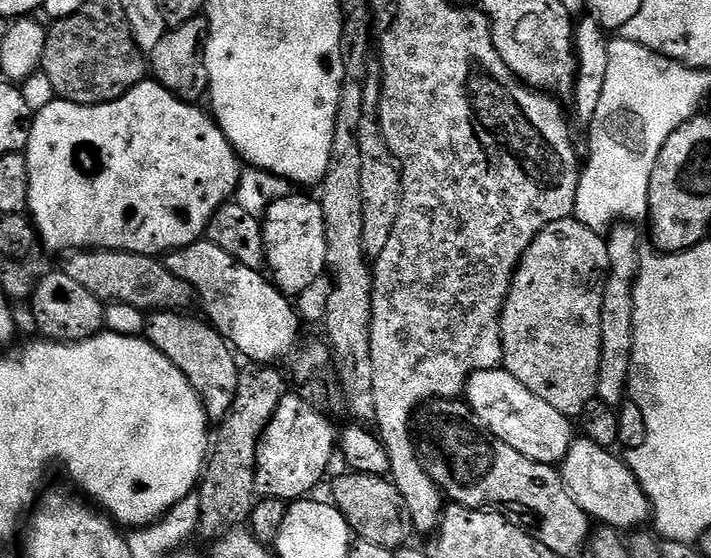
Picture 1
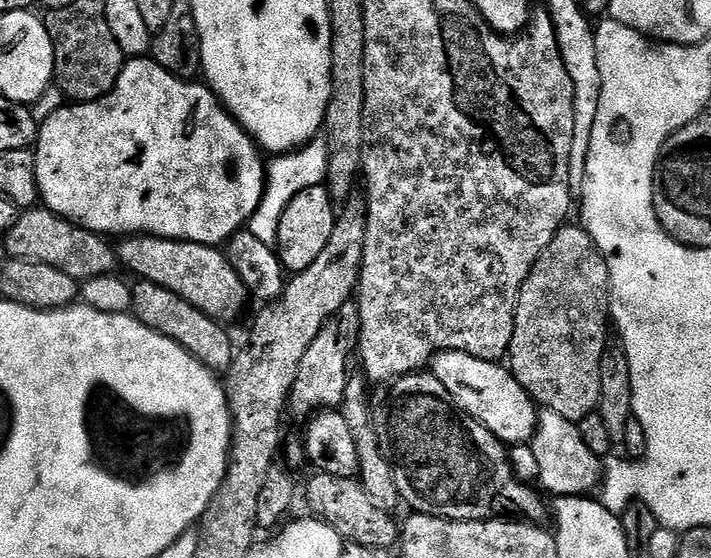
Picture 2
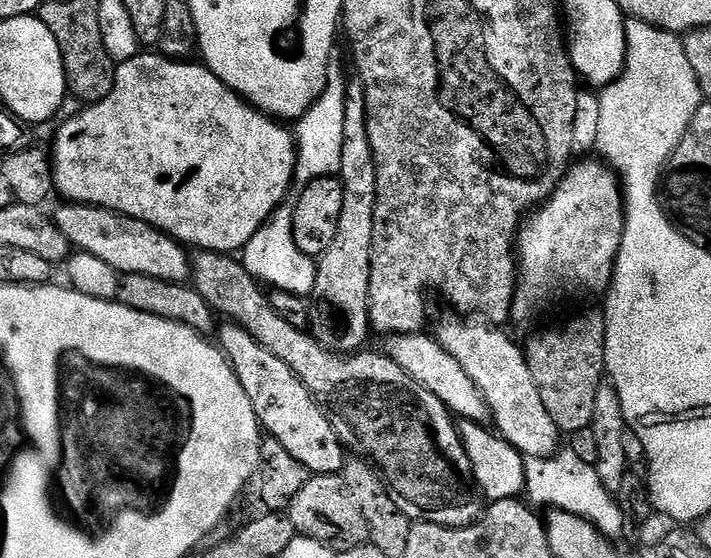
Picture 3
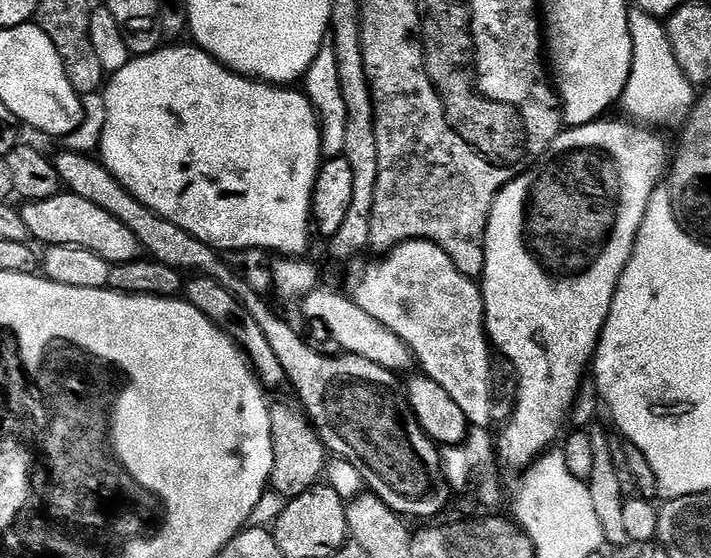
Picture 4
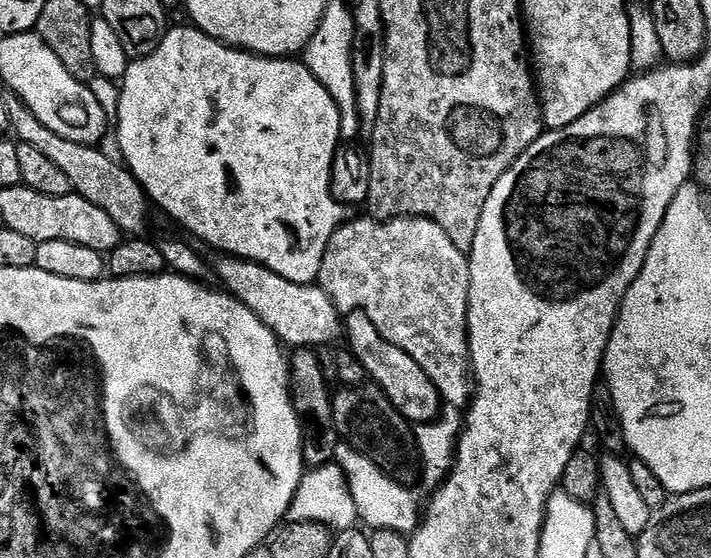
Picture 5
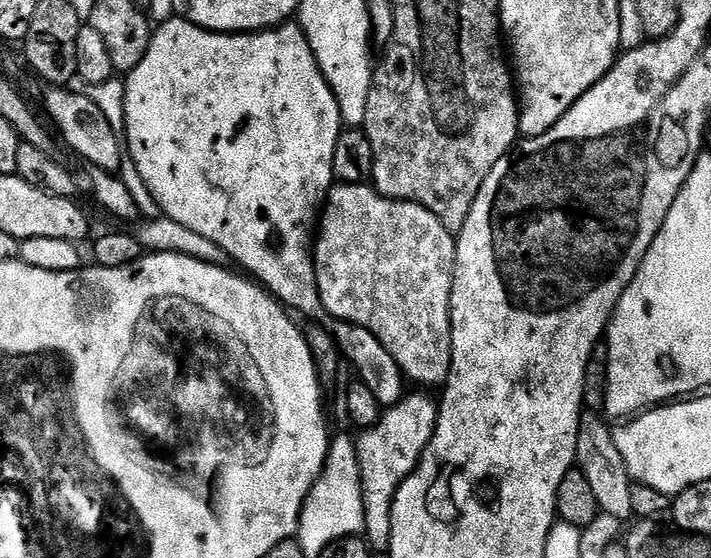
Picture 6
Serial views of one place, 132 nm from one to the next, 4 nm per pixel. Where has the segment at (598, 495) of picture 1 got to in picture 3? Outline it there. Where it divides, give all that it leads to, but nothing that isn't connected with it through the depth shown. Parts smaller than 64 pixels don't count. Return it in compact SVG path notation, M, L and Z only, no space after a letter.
M456 318L460 320L448 320L440 328L438 339L444 347L474 378L478 390L484 393L484 401L490 409L491 419L496 419L499 435L510 441L525 458L542 459L556 455L558 445L562 439L562 433L554 418L550 418L550 410L542 403L542 394L538 394L538 386L534 386L534 374L530 374L528 360L524 356L524 348L516 345L510 337L504 333L505 329L500 326L493 326L480 318Z

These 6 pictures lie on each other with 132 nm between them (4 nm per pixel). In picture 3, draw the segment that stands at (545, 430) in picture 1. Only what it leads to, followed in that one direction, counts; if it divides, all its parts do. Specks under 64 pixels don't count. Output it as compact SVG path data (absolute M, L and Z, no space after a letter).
M413 334L411 336L394 336L387 341L387 355L392 357L414 382L426 386L430 394L434 394L447 406L448 411L460 420L474 420L484 422L489 419L490 409L484 401L484 393L478 390L474 378L466 374L466 370L447 350L440 345L439 339L428 337L428 334Z

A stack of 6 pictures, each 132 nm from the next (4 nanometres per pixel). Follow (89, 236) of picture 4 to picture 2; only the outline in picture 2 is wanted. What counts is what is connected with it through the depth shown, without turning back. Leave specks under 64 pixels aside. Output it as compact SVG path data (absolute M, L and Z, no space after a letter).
M130 236L119 241L118 260L123 267L125 264L136 278L149 280L158 286L166 286L166 290L174 290L174 294L186 298L190 306L198 306L202 314L221 322L234 319L248 302L250 303L247 286L235 272L234 266L219 247L210 244L195 244L189 240L163 240L157 236Z

